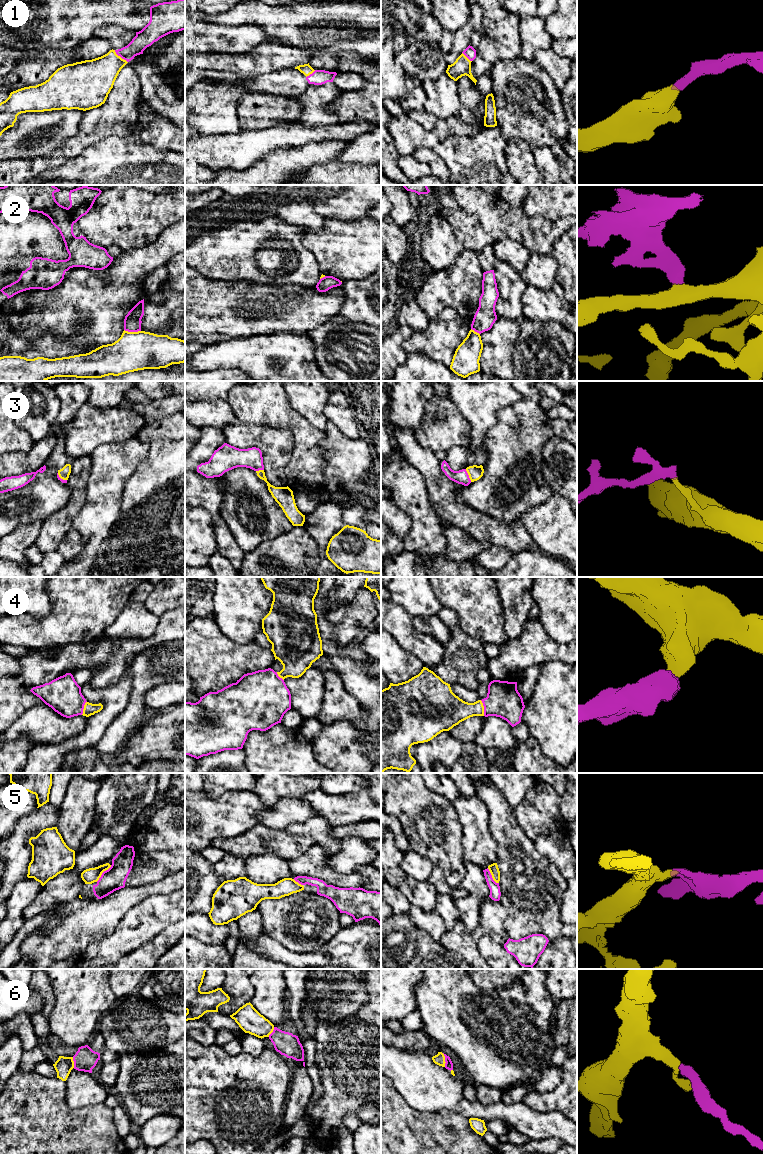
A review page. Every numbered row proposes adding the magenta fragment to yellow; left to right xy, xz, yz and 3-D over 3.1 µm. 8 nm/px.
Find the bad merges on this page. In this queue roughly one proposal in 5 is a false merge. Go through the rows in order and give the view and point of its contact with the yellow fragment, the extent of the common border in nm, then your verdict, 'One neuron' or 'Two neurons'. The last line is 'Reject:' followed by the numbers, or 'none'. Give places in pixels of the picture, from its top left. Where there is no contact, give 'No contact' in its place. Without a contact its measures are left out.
1: Touches yellow at xy (119, 56). Shared border 150 nm. One neuron
2: Touches yellow at xy (132, 332). Shared border 140 nm. Two neurons
3: Touches yellow at yz (468, 474). Shared border 120 nm. One neuron
4: Touches yellow at yz (483, 708). Shared border 130 nm. One neuron
5: Touches yellow at xy (102, 872). Shared border 180 nm. One neuron
6: Touches yellow at yz (444, 1060). Shared border 110 nm. One neuron
Reject: 2

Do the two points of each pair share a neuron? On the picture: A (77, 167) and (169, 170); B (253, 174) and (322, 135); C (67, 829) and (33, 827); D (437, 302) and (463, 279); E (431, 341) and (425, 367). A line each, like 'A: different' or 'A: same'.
A: same
B: different
C: different
D: same
E: different

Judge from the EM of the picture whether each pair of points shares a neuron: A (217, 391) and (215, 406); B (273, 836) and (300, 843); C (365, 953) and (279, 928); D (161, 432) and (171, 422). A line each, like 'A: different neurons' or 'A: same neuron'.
A: different neurons
B: same neuron
C: different neurons
D: same neuron

